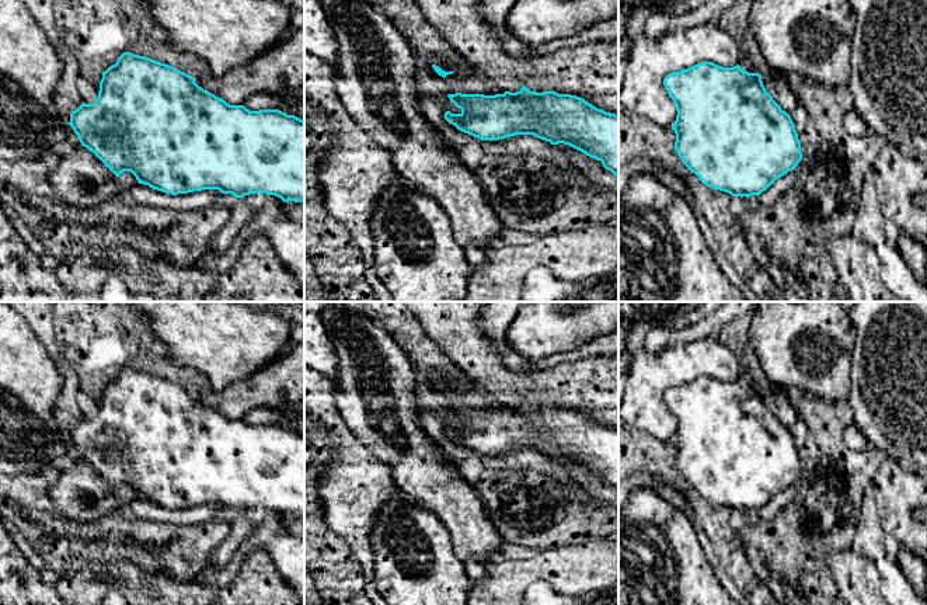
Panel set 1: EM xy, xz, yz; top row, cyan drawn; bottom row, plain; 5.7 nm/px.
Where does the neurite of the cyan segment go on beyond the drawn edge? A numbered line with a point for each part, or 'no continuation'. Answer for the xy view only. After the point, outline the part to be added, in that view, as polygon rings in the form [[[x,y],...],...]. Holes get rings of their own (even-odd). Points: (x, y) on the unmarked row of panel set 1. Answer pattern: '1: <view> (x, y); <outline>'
no continuation

